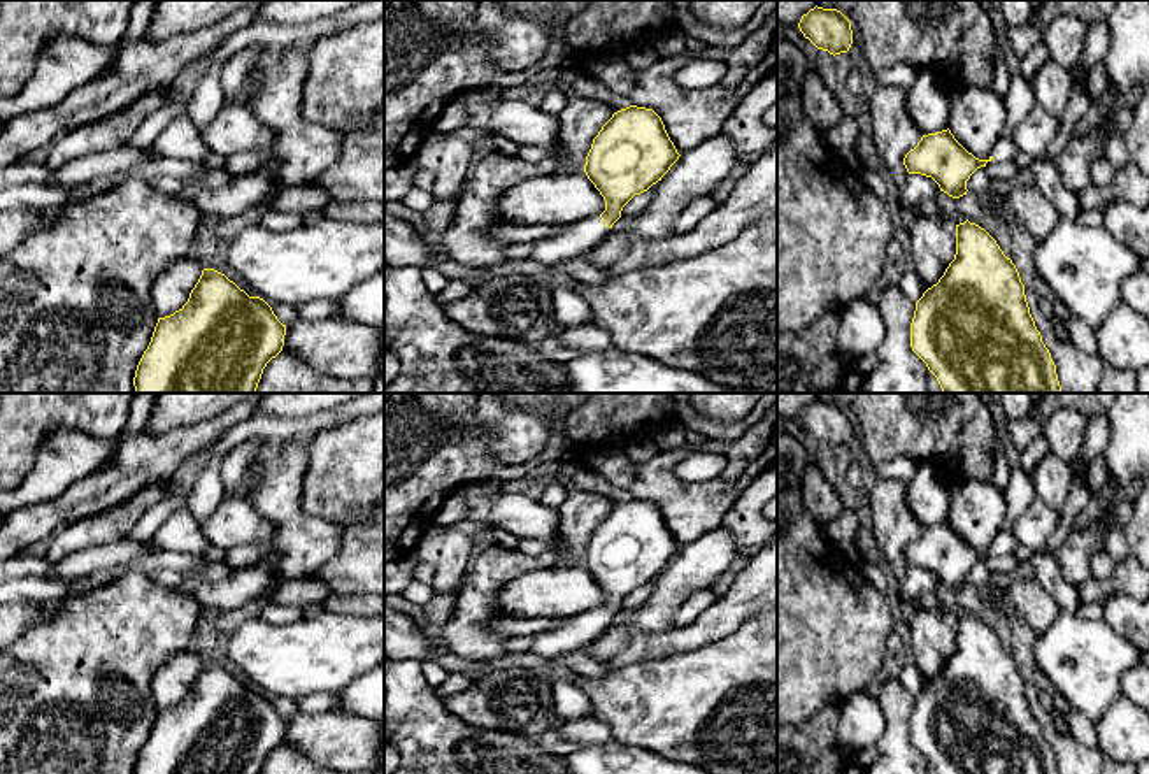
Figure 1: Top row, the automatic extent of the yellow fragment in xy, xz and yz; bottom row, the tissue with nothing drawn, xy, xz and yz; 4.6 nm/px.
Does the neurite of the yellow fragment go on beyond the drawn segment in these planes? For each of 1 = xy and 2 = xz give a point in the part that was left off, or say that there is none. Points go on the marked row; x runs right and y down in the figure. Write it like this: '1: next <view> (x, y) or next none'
1: next none
2: next xz (574, 239)

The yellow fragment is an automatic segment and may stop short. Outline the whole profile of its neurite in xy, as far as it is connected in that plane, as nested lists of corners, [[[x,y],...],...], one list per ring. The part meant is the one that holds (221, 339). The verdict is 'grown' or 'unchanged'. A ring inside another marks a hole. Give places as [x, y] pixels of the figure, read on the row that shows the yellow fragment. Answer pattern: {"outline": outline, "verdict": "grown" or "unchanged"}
{"outline": [[[203,269],[188,302],[170,316],[158,318],[151,342],[133,377],[135,393],[254,393],[267,363],[284,346],[286,325],[260,297],[249,297],[225,274]]], "verdict": "unchanged"}

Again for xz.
{"outline": [[[630,105],[614,112],[593,139],[584,165],[588,179],[605,200],[605,211],[535,242],[528,258],[554,267],[591,251],[609,235],[623,207],[661,181],[679,156],[653,109]]], "verdict": "grown"}

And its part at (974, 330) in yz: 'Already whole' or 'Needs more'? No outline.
Already whole

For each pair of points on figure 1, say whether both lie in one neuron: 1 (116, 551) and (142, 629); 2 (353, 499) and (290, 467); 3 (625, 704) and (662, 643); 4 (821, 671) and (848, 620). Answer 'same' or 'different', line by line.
1: different
2: different
3: different
4: same

